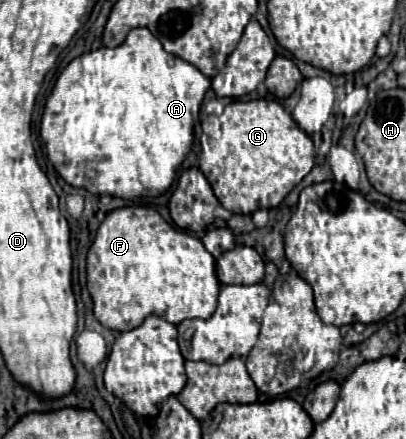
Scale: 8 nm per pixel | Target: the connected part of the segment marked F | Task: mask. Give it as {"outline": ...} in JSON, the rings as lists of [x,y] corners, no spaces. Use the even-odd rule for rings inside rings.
{"outline":[[[123,207],[111,211],[97,229],[95,241],[87,253],[87,289],[93,299],[93,313],[97,321],[113,331],[131,331],[139,327],[145,317],[157,315],[173,325],[185,319],[207,319],[217,307],[221,283],[215,273],[215,259],[203,243],[181,229],[171,227],[151,207]]]}

